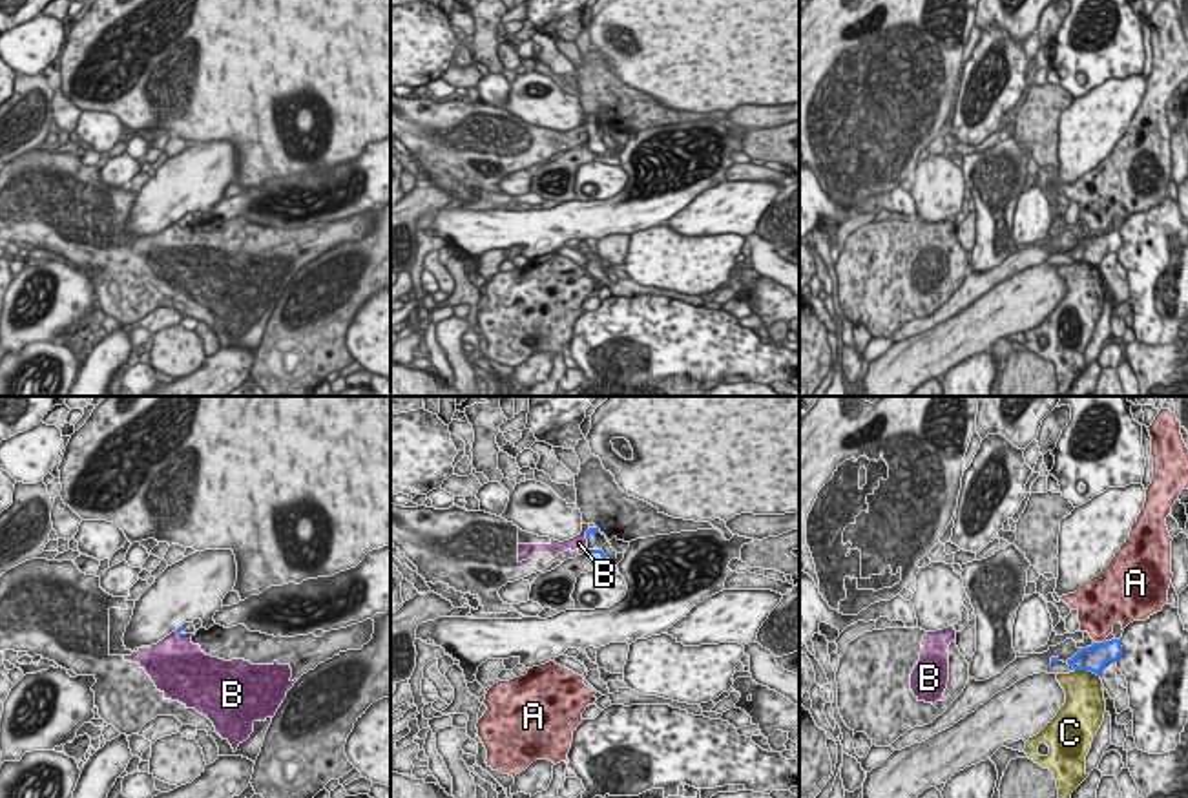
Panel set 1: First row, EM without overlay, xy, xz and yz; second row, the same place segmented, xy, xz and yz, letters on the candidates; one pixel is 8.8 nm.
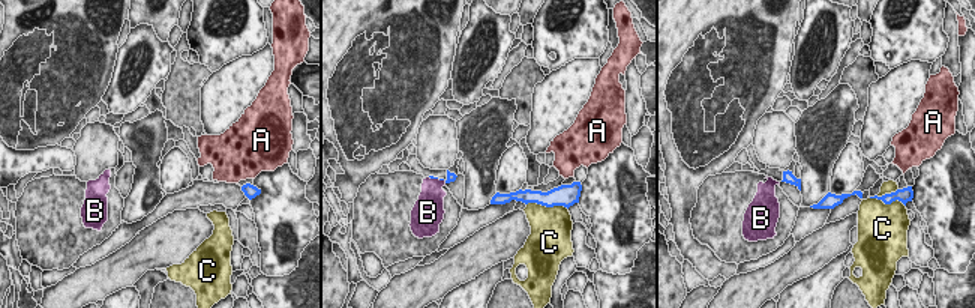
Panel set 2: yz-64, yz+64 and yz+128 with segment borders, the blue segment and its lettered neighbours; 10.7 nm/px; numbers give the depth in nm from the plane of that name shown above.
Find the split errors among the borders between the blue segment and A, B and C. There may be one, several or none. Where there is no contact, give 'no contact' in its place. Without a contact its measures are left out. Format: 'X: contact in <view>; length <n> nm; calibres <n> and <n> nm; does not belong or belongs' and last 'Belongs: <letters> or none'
A: contact in yz; length 90 nm; calibres 240 and 320 nm; does not belong
B: contact in xy; length 120 nm; calibres 50 and 460 nm; does not belong
C: contact in yz; length 240 nm; calibres 240 and 340 nm; does not belong
Belongs: none

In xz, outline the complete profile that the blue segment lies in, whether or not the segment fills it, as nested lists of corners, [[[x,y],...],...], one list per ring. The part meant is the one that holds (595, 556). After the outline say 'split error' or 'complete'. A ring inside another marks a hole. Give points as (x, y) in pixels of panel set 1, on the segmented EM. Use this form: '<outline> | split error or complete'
[[[591,522],[589,530],[586,531],[586,539],[588,539],[586,550],[588,559],[595,564],[604,564],[606,555],[602,551],[602,546],[608,542],[606,535],[602,535],[599,528]]] | split error

